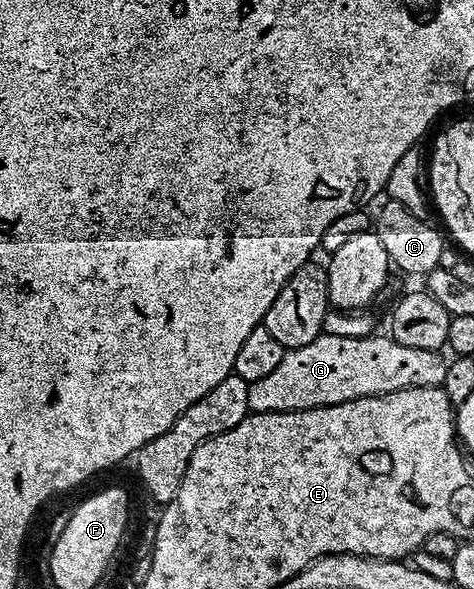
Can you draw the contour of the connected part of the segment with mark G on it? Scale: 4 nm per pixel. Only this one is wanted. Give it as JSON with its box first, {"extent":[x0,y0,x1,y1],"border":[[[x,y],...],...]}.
{"extent":[249,332,449,413],"border":[[[380,332],[368,334],[366,338],[351,336],[331,336],[322,333],[311,344],[303,344],[294,350],[286,349],[283,360],[263,380],[249,383],[249,408],[252,413],[291,412],[307,408],[323,408],[331,404],[343,404],[351,400],[359,400],[367,396],[379,396],[399,392],[407,388],[423,388],[424,386],[444,387],[449,362],[441,350],[427,348],[407,348],[407,344],[399,344],[391,336]]]}

